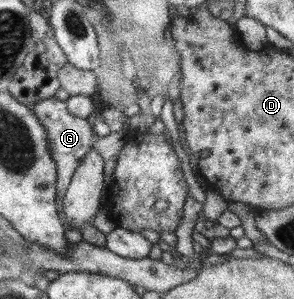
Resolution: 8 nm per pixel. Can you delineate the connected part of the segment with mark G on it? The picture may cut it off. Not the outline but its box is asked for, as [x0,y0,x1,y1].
[29,97,96,229]

